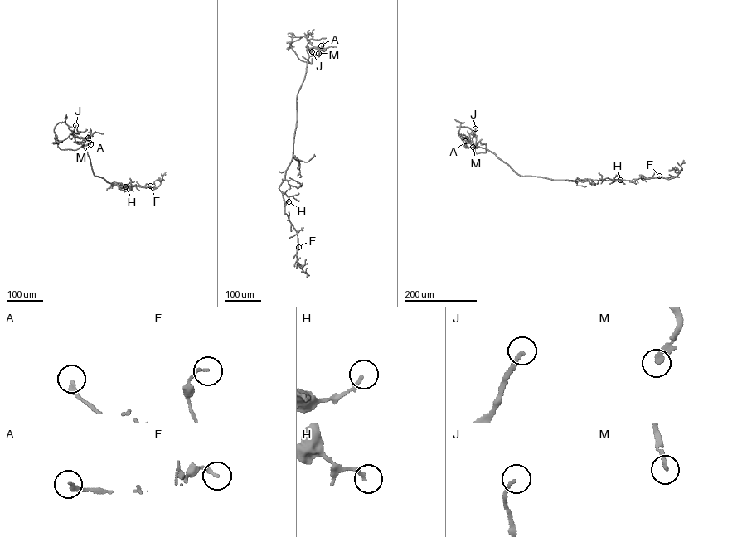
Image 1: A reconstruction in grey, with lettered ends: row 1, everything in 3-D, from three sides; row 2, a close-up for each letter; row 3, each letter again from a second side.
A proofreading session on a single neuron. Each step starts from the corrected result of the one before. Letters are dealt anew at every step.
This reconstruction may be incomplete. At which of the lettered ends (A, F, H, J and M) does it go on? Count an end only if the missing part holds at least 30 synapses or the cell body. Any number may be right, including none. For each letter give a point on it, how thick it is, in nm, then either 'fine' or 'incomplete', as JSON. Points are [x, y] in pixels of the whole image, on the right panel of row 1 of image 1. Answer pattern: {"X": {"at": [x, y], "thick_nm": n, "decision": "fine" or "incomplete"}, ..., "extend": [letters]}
{"A": {"at": [465, 141], "thick_nm": 170, "decision": "fine"}, "F": {"at": [659, 176], "thick_nm": 140, "decision": "fine"}, "H": {"at": [620, 180], "thick_nm": 180, "decision": "fine"}, "J": {"at": [475, 128], "thick_nm": 160, "decision": "incomplete"}, "M": {"at": [472, 147], "thick_nm": 220, "decision": "incomplete"}, "extend": ["J", "M"]}

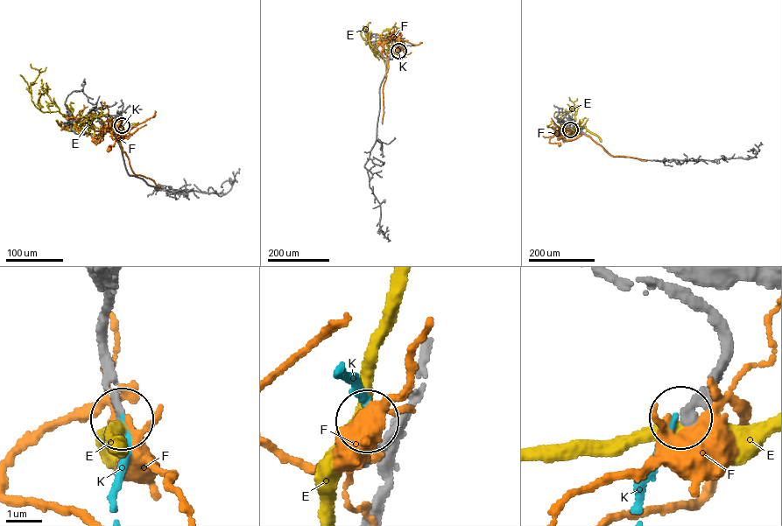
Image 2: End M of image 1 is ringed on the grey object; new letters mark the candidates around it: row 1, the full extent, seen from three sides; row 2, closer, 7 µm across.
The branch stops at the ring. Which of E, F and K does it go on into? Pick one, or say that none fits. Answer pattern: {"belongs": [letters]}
{"belongs": ["K"]}

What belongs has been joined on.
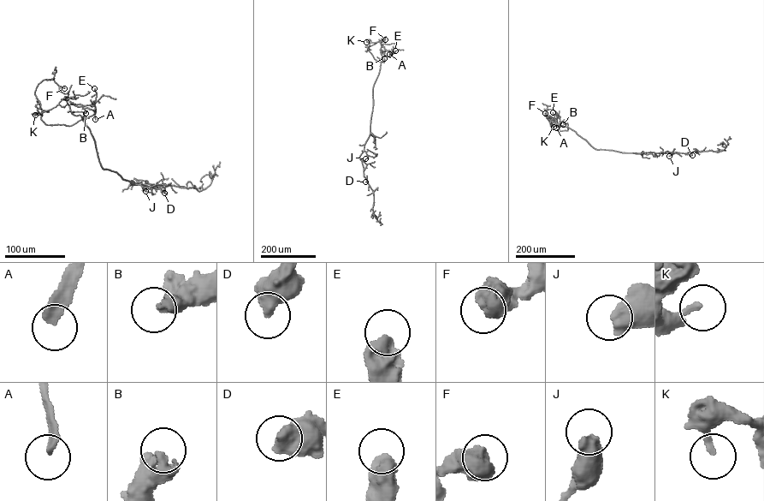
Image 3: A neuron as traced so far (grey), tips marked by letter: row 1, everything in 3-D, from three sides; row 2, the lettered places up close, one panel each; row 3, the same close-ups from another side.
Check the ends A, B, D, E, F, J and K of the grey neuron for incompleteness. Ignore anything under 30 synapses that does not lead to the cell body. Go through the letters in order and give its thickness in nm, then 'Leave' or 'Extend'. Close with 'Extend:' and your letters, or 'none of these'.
A: Thickness 280 nm. Extend
B: Thickness 400 nm. Leave
D: Thickness 650 nm. Leave
E: Thickness 500 nm. Leave
F: Thickness 700 nm. Leave
J: Thickness 600 nm. Leave
K: Thickness 200 nm. Leave
Extend: A

